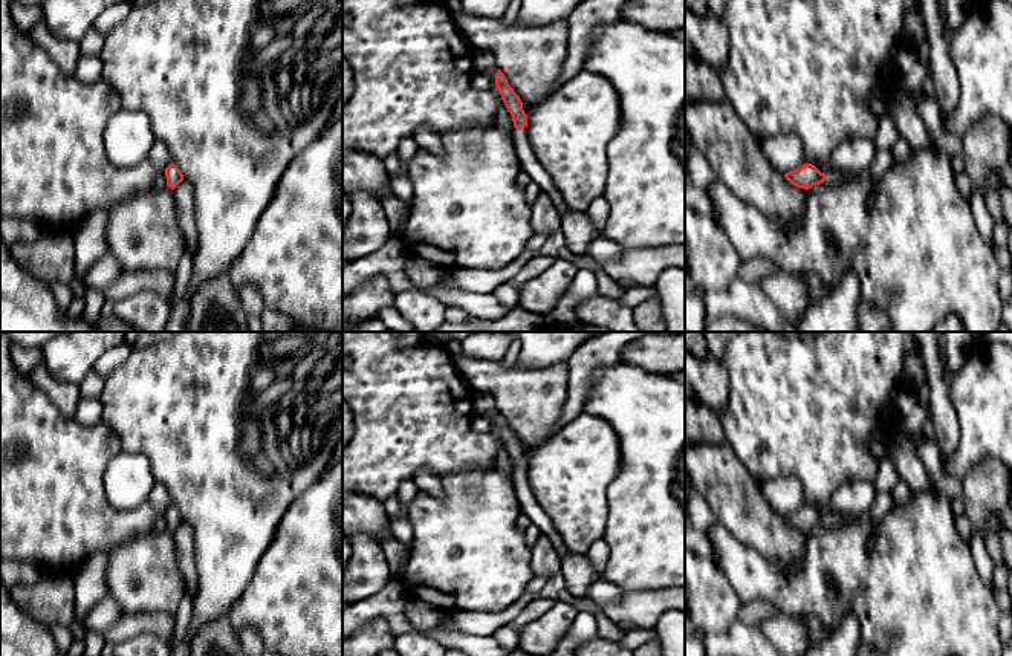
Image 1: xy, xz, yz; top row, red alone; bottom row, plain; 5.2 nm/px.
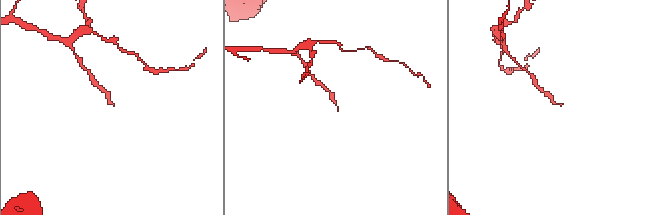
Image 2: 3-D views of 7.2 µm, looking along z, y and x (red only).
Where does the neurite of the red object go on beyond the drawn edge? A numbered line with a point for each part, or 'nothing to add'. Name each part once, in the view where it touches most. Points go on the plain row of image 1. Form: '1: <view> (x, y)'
1: xz (531, 508)

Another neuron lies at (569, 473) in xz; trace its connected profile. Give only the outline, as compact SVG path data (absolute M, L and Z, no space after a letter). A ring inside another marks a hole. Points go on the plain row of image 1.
M581 413L527 457L530 488L567 550L585 554L607 529L607 489L622 469L622 447L610 422Z

